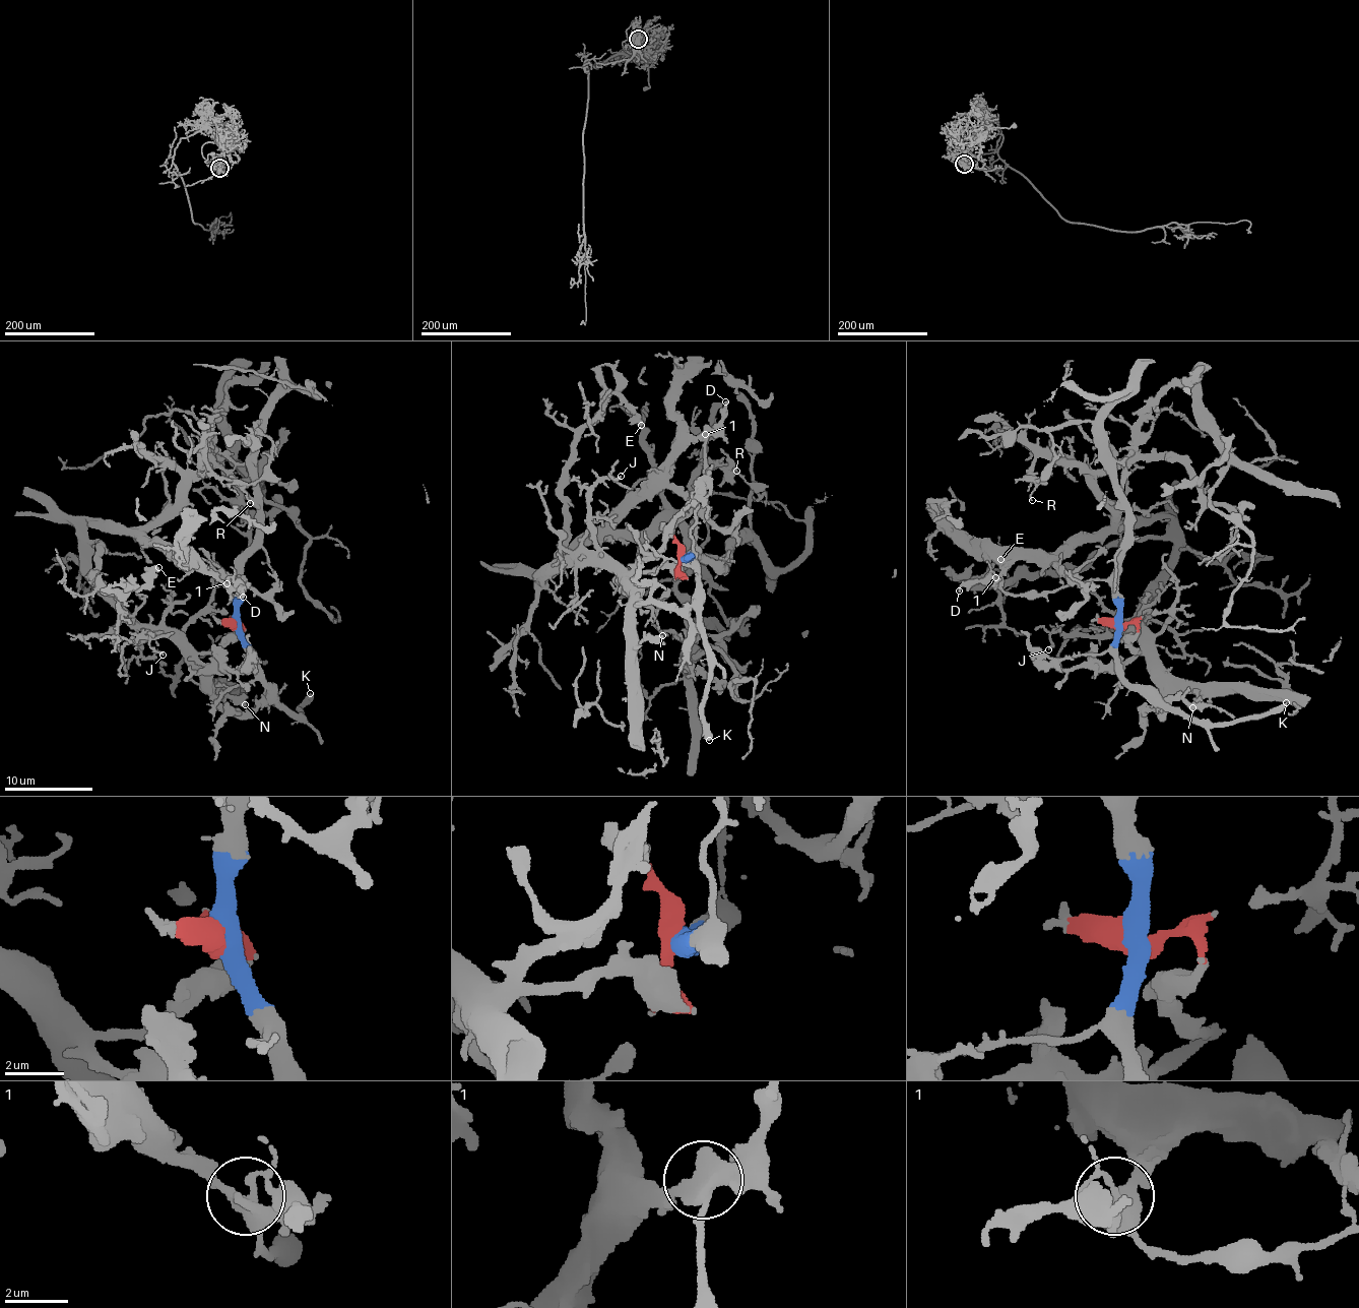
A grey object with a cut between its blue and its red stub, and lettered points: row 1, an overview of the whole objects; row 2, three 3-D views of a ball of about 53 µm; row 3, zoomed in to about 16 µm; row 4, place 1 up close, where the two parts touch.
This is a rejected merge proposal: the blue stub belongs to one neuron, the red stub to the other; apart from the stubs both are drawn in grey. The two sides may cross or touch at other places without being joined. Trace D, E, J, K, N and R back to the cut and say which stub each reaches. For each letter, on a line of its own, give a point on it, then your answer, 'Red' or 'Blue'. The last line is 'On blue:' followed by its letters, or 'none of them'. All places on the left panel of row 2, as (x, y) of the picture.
D: Place: (243, 597). Red
E: Place: (158, 567). Red
J: Place: (163, 655). Red
K: Place: (310, 693). Blue
N: Place: (245, 704). Red
R: Place: (250, 503). Red
On blue: K

